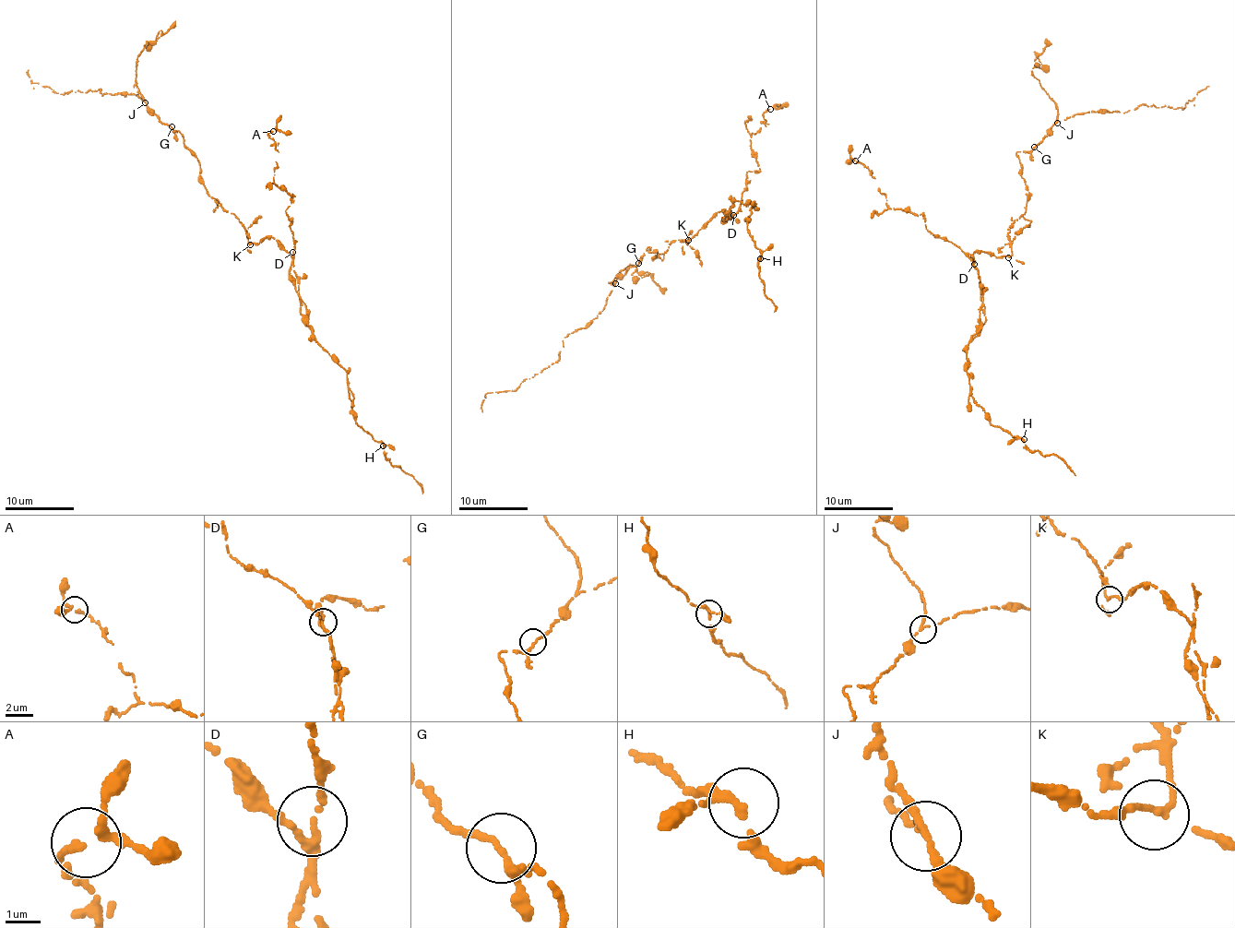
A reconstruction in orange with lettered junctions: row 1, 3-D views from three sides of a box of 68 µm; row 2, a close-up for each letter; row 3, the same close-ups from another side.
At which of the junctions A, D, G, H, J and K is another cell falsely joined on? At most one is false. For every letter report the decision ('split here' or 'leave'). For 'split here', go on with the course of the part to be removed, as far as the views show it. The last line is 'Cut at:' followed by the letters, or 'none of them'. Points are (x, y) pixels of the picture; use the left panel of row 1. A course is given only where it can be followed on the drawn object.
A: leave
D: leave
G: leave
H: leave
J: split here; foreign part runs (146, 102), (131, 93), (102, 96), (100, 89), (63, 95), (34, 82), (27, 74), (29, 69)
K: leave
Cut at: J

